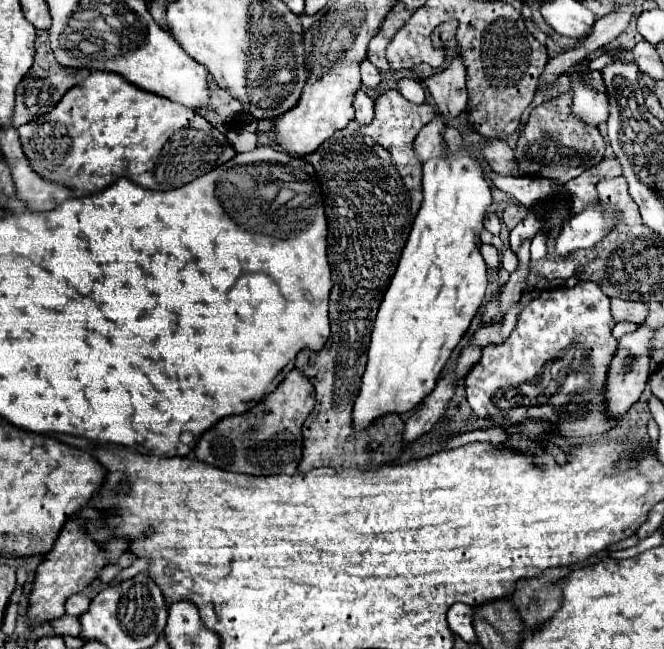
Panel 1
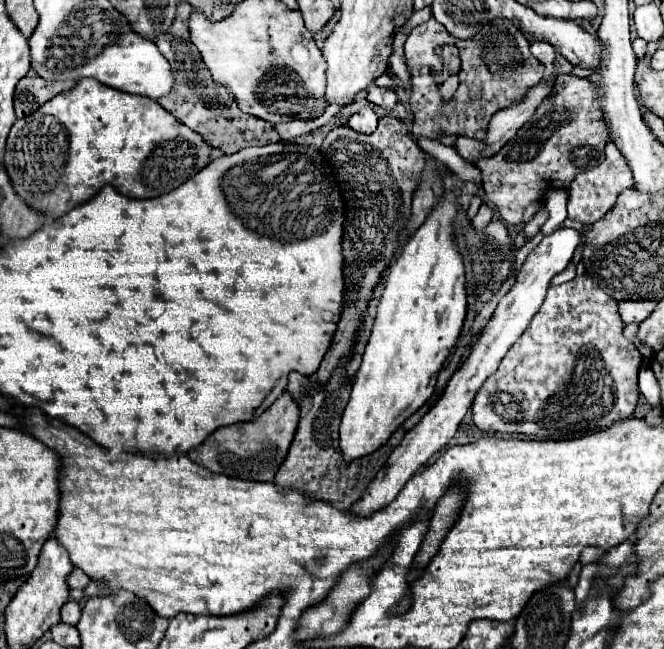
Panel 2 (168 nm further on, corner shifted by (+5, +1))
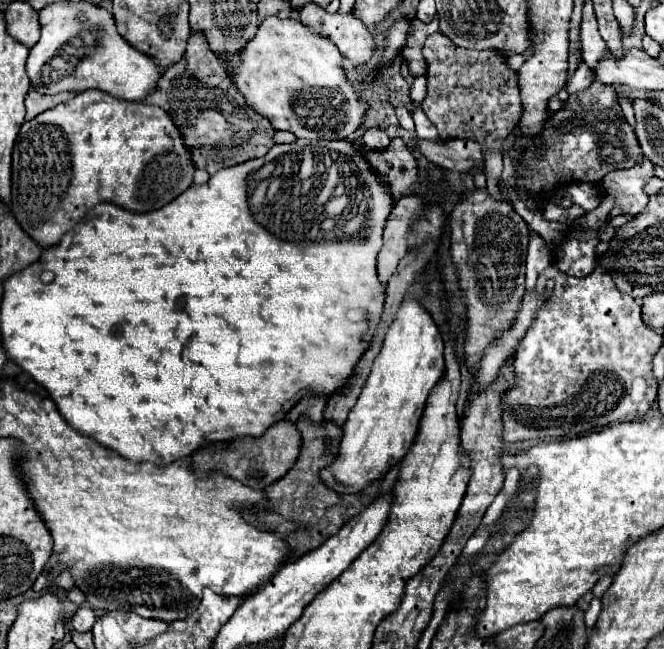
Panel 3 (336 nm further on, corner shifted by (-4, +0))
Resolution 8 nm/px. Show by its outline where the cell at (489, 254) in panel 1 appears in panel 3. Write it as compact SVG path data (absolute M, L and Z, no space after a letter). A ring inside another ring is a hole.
M435 33L425 41L423 55L427 61L429 89L423 99L423 111L437 127L441 139L471 139L481 145L487 189L495 199L499 199L501 189L497 187L497 177L503 171L503 145L517 127L523 109L517 73L509 69L501 51L461 49L441 33Z

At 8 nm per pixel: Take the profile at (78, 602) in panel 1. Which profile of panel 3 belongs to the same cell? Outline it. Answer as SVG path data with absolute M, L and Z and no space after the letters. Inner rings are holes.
M81 605L75 611L75 615L71 617L71 625L73 625L75 631L91 631L93 625L95 625L95 621L97 621L95 611L89 609L89 607L85 607L85 605Z

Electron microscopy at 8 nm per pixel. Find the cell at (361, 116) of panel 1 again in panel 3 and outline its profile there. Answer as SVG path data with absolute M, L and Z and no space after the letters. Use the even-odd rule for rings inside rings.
M369 129L363 135L363 145L367 145L367 149L373 149L373 151L383 151L389 147L389 143L391 143L391 139L381 129Z

